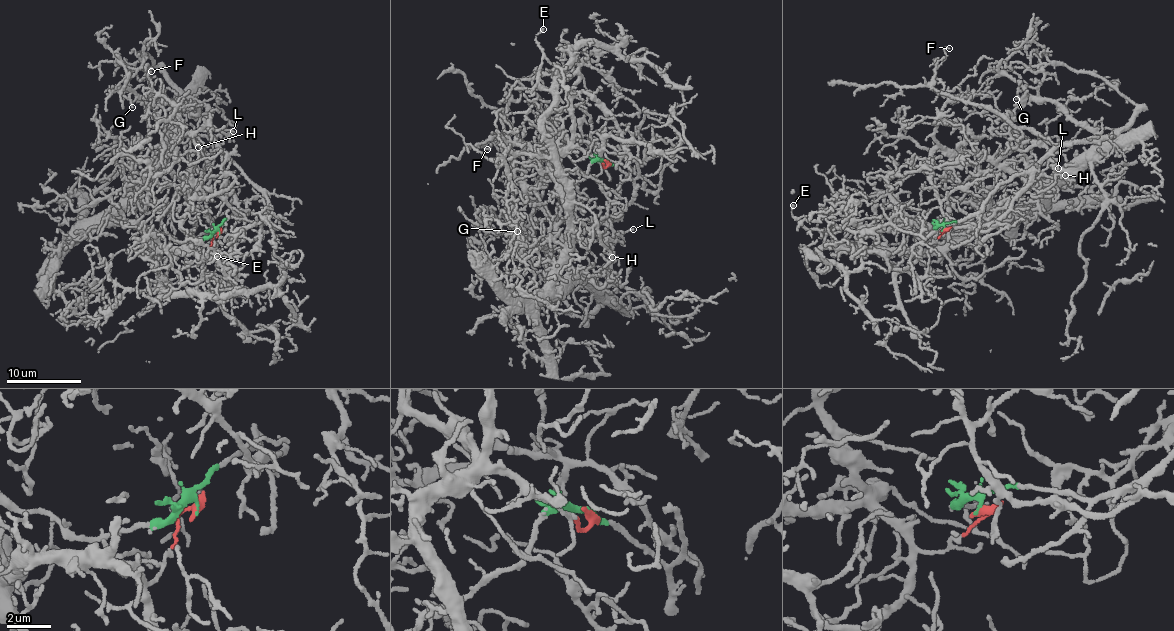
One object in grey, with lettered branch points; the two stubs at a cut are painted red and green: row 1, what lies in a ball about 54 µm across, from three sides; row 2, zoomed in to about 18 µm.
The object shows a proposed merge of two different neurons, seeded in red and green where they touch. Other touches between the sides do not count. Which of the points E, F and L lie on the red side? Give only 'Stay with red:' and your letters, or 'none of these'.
Stay with red: E, L

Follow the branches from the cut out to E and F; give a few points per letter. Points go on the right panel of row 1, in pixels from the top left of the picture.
E: (943, 229), (923, 241), (911, 219), (911, 249), (850, 248), (806, 229), (793, 204)
F: (943, 229), (943, 224), (954, 221), (997, 220), (1053, 144), (932, 86), (944, 50), (949, 49)

